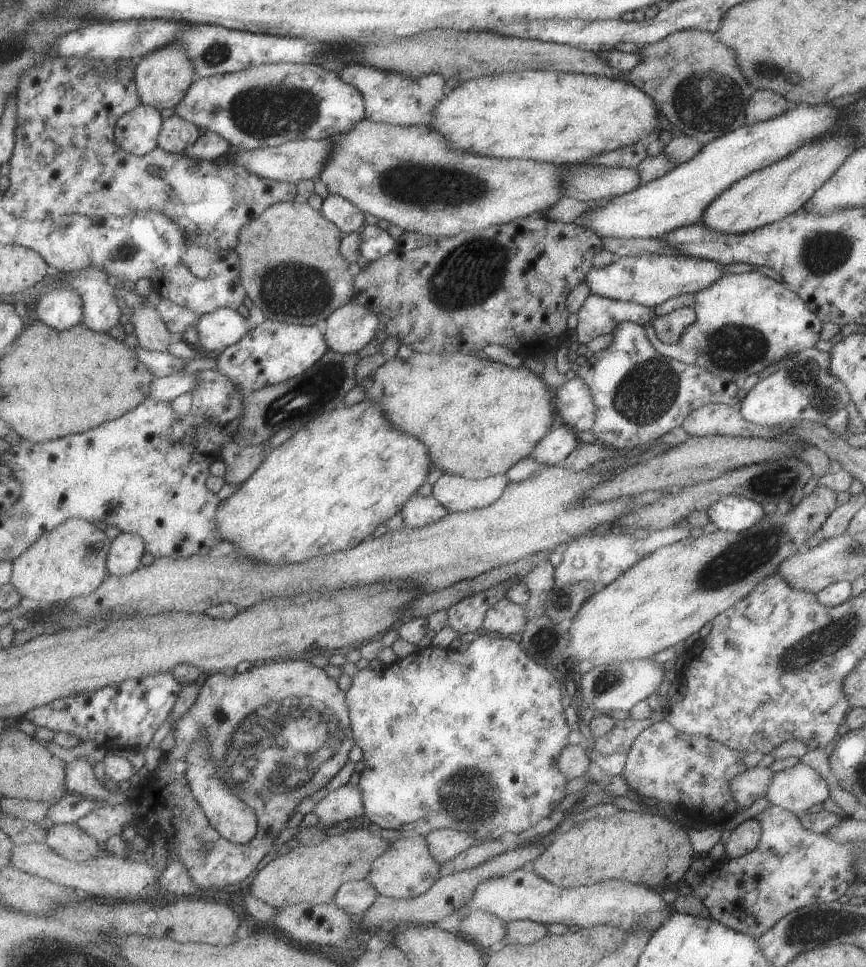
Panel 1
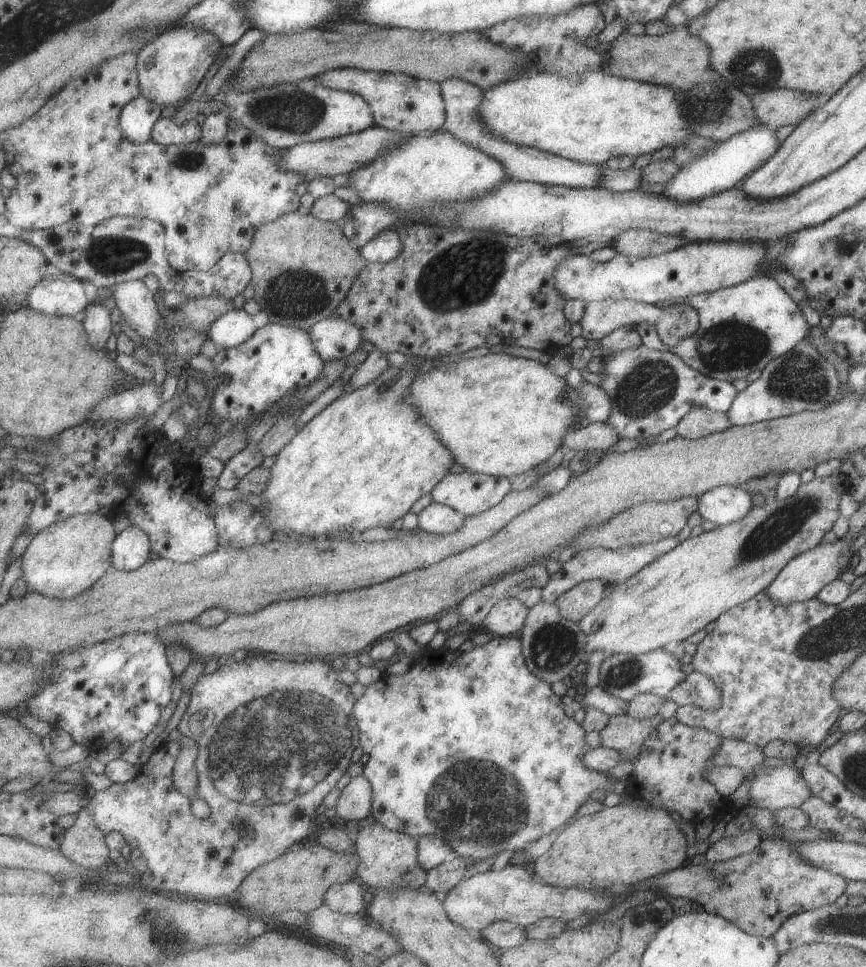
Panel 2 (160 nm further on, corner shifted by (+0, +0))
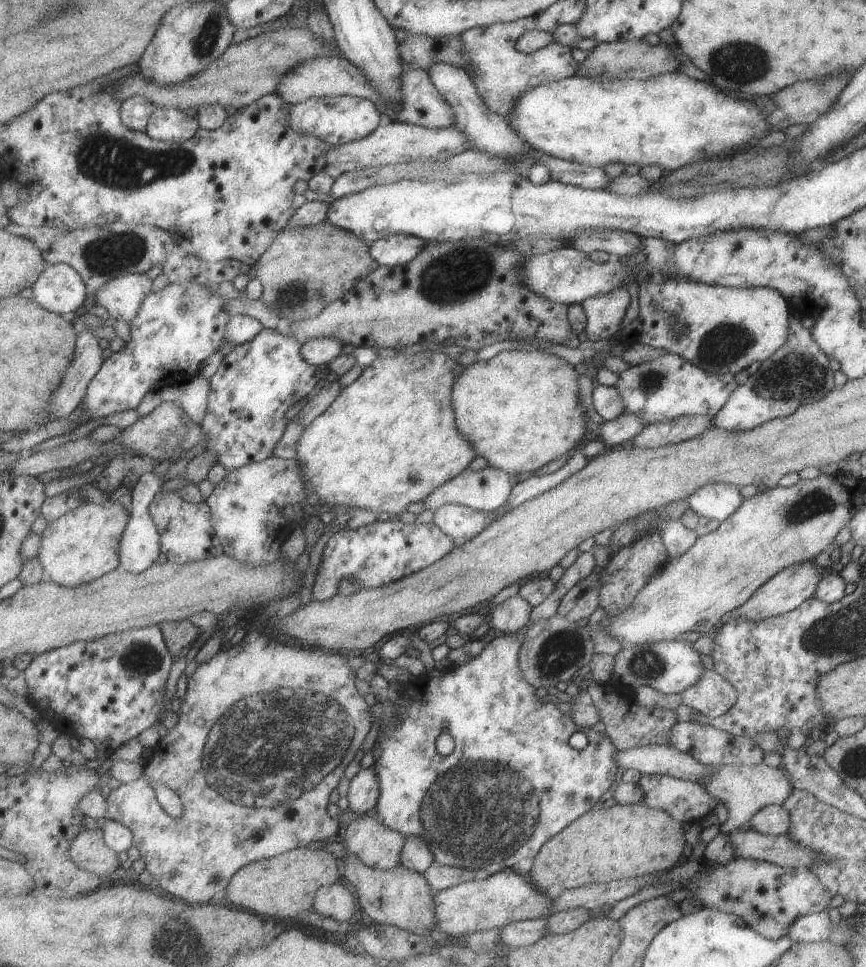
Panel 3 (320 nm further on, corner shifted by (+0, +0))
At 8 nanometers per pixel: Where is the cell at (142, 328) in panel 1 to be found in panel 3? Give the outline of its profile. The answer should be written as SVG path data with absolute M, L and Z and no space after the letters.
M145 273L124 274L99 285L92 294L95 305L103 306L112 320L128 323L152 287L152 280Z

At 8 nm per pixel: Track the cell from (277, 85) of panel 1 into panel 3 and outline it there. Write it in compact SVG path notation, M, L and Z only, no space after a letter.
M349 95L305 99L294 105L288 104L288 107L289 110L286 113L288 127L292 131L316 136L324 143L330 144L331 147L366 137L377 128L382 120L382 116L372 100Z

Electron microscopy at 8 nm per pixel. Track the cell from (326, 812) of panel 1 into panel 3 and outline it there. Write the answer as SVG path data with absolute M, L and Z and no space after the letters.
M373 766L360 769L351 779L346 794L348 809L357 814L366 813L376 806L378 778Z

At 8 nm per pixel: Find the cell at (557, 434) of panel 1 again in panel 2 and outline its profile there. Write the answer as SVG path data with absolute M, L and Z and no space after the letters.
M594 422L585 427L578 425L569 428L563 435L562 444L564 452L568 450L596 452L599 454L609 451L619 440L617 431L606 422Z

